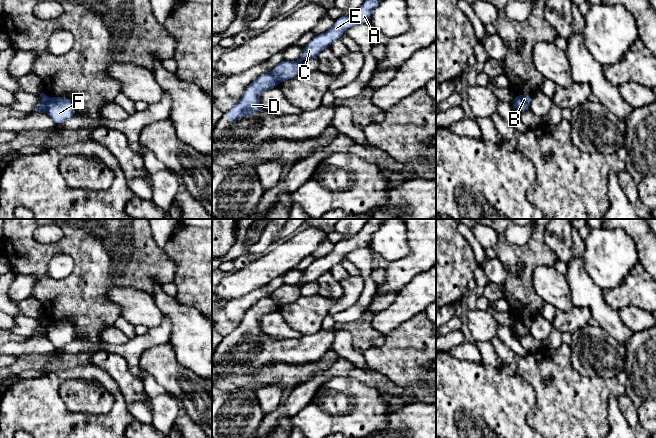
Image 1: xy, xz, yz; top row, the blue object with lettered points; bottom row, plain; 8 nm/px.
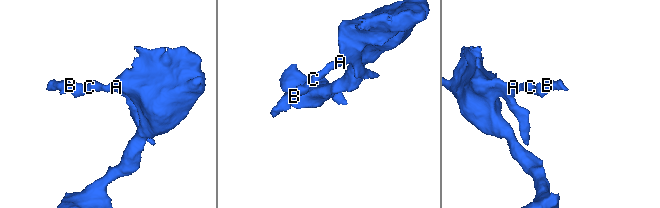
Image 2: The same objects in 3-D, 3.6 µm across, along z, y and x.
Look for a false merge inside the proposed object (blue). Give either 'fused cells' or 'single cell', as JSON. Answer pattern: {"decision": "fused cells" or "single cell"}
{"decision": "fused cells"}

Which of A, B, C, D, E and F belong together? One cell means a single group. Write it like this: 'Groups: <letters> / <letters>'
Groups: A C E F / B D

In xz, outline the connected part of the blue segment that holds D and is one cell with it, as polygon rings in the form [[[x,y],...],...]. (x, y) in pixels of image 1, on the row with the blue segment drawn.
[[[270,72],[259,75],[246,87],[243,96],[237,103],[224,113],[226,120],[234,123],[247,114],[256,116],[263,109],[259,101],[259,94],[277,86],[278,81]]]

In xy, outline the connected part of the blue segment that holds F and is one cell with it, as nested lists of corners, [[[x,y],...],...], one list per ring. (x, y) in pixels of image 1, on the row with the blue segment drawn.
[[[65,97],[51,98],[46,111],[56,125],[62,124],[76,113],[73,102]]]

